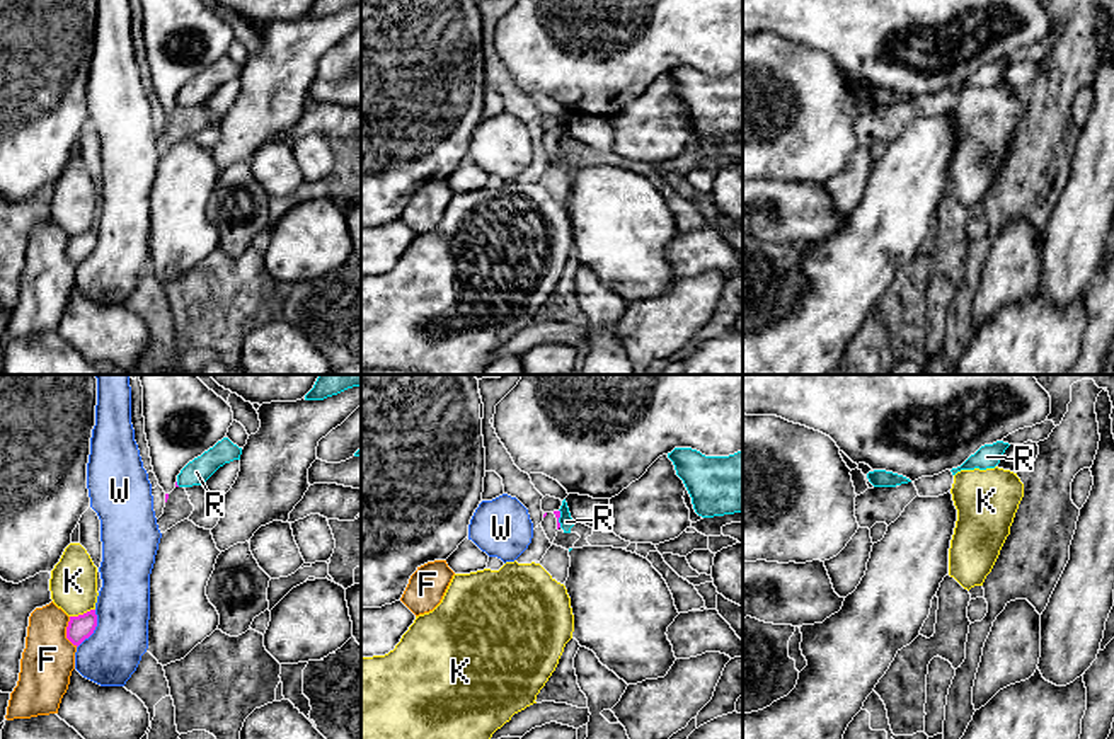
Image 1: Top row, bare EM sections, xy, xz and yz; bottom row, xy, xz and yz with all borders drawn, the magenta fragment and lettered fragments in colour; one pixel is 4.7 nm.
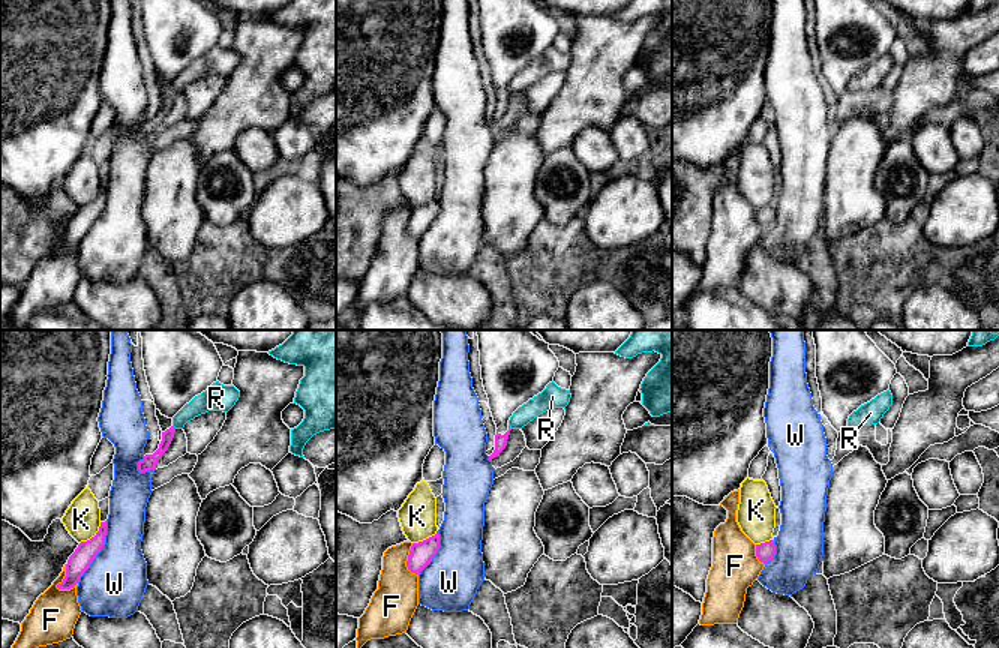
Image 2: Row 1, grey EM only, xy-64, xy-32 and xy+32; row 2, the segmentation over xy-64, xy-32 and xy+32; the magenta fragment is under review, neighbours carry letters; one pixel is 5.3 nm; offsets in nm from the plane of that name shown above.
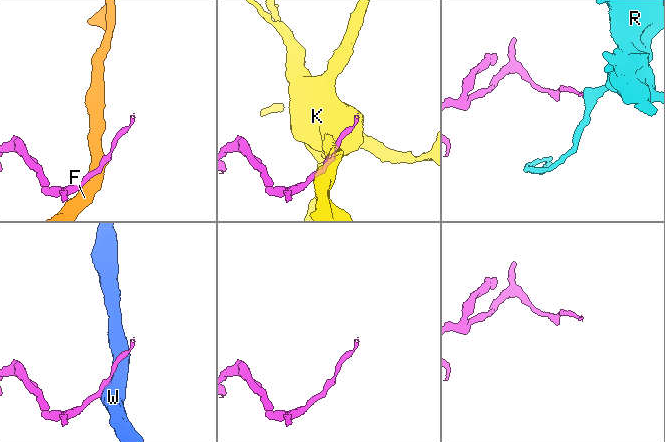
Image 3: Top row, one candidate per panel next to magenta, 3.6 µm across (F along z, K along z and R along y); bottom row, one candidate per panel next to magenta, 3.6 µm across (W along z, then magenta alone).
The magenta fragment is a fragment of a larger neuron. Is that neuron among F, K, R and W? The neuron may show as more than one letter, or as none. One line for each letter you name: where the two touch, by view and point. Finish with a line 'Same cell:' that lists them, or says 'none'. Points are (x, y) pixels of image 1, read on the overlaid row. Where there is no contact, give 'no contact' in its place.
Same cell: none

